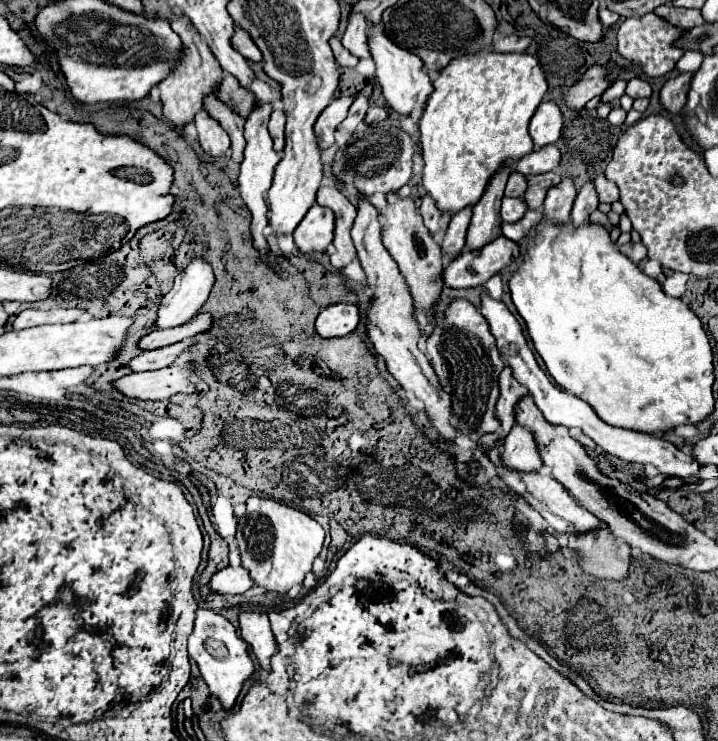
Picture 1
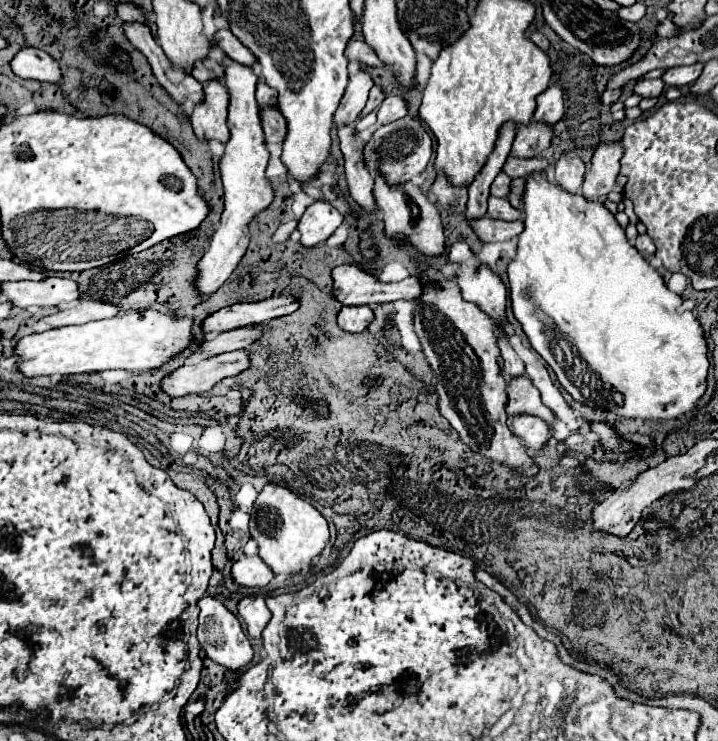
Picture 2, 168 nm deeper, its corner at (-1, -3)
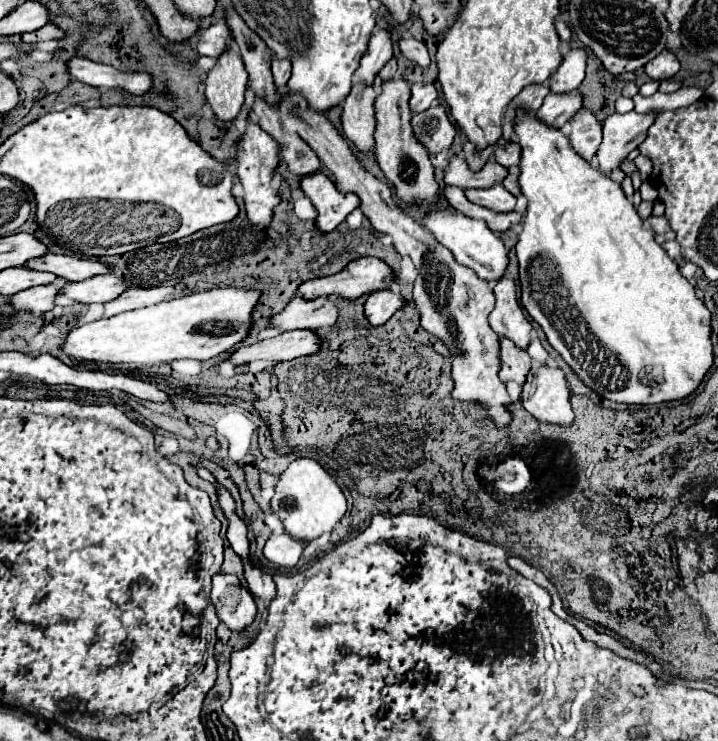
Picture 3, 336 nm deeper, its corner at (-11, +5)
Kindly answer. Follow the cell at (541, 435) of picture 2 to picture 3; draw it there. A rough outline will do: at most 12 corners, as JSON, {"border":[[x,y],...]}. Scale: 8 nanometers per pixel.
{"border":[[533,366],[523,408],[549,424],[571,424],[561,368]]}

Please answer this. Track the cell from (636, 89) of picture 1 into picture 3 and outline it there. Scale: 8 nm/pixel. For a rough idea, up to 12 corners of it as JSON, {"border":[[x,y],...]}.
{"border":[[663,50],[645,64],[651,80],[669,80],[679,72],[679,60]]}

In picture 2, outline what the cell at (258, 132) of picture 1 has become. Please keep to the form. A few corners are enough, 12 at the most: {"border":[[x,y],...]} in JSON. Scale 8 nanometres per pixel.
{"border":[[257,84],[257,104],[277,108],[277,90]]}

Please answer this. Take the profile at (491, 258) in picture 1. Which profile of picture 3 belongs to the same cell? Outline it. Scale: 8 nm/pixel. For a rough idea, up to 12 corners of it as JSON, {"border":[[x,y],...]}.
{"border":[[365,256],[335,276],[301,284],[297,294],[357,298],[387,288],[393,270]]}

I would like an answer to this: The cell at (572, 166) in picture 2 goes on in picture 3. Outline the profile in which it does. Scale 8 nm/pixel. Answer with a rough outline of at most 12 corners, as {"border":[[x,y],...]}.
{"border":[[587,108],[571,116],[573,150],[591,162],[601,144],[601,122]]}

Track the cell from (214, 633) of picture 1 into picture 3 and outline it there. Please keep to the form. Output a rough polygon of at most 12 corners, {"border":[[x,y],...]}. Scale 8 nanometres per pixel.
{"border":[[235,574],[213,576],[211,600],[233,632],[255,620],[255,598]]}

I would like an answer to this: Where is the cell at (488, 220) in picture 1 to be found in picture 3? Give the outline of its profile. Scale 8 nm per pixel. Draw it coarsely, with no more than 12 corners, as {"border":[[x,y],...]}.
{"border":[[579,90],[549,94],[537,116],[561,128],[583,106]]}

